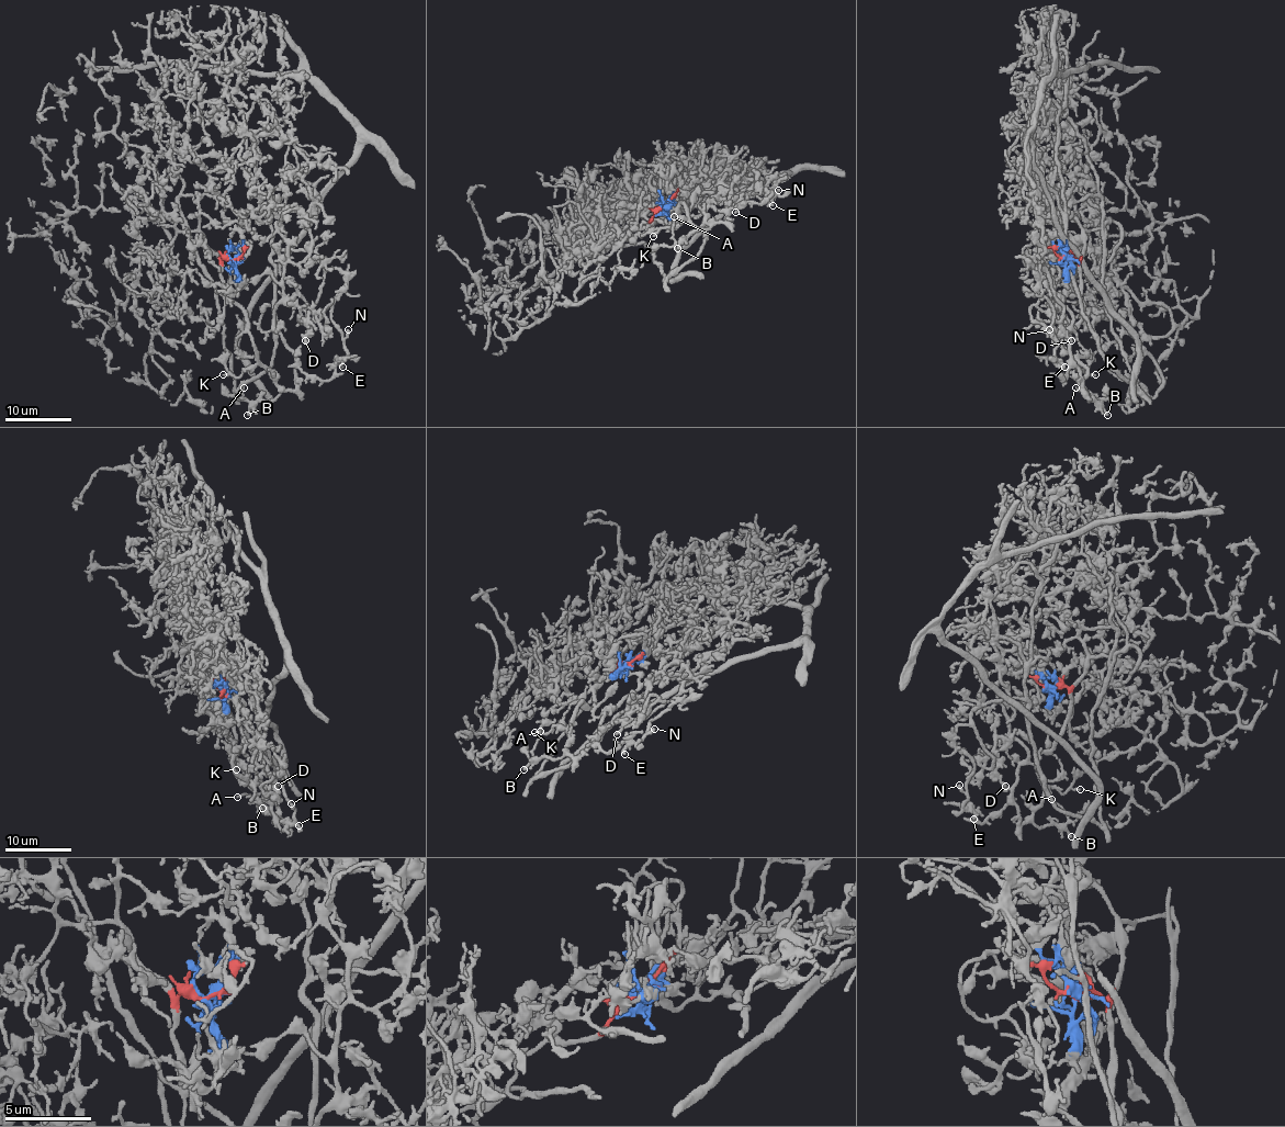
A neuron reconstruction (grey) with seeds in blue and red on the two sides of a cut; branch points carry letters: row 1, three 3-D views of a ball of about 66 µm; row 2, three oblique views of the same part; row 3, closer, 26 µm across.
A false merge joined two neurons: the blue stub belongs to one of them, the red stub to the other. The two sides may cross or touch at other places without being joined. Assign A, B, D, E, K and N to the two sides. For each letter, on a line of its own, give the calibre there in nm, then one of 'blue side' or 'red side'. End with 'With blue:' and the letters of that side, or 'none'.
A: 110 nm thick; red side
B: 220 nm thick; red side
D: 180 nm thick; blue side
E: 200 nm thick; blue side
K: 160 nm thick; red side
N: 200 nm thick; blue side
With blue: D, E, N

